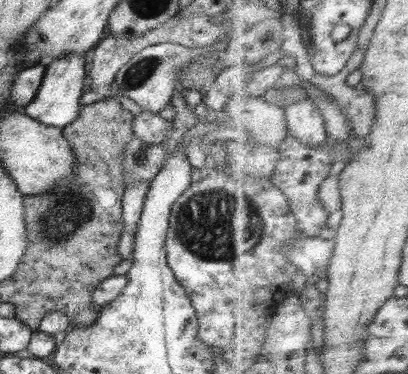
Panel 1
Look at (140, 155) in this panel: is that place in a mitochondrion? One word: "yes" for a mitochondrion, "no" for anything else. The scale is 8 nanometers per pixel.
yes

